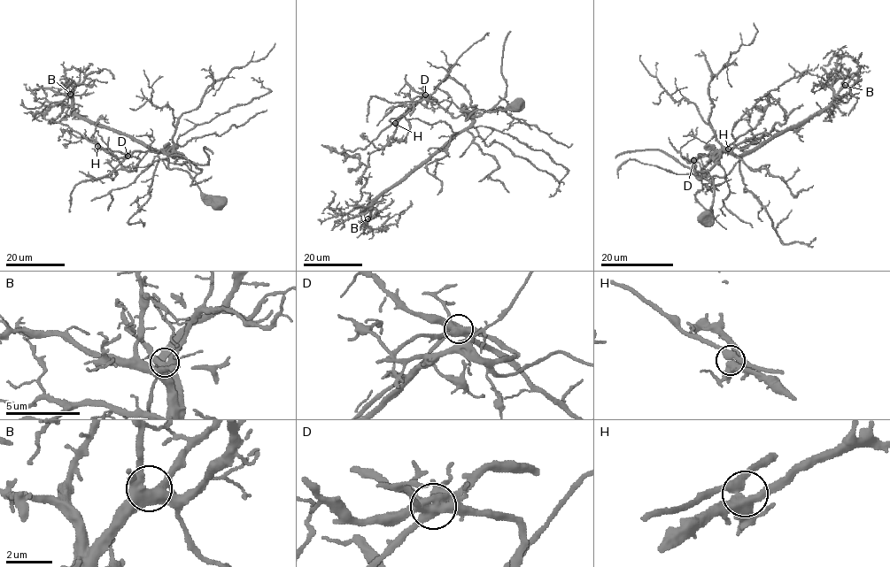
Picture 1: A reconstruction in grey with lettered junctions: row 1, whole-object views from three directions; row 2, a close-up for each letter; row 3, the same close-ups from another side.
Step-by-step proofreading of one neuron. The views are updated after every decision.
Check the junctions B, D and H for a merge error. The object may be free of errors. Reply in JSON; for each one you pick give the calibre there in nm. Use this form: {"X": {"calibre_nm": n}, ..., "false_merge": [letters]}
{"D": {"calibre_nm": 480}, "false_merge": ["D"]}

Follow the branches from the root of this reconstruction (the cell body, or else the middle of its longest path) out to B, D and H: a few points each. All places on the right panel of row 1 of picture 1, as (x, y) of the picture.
B: (705, 219), (711, 211), (712, 178), (724, 175), (717, 161), (720, 150), (747, 154), (816, 116), (845, 85)
D: (705, 219), (711, 211), (712, 178), (723, 177), (724, 169), (717, 161), (721, 155), (700, 155), (693, 161)
H: (705, 219), (711, 211), (712, 178), (723, 177), (724, 169), (717, 161), (721, 155), (693, 160), (728, 149)

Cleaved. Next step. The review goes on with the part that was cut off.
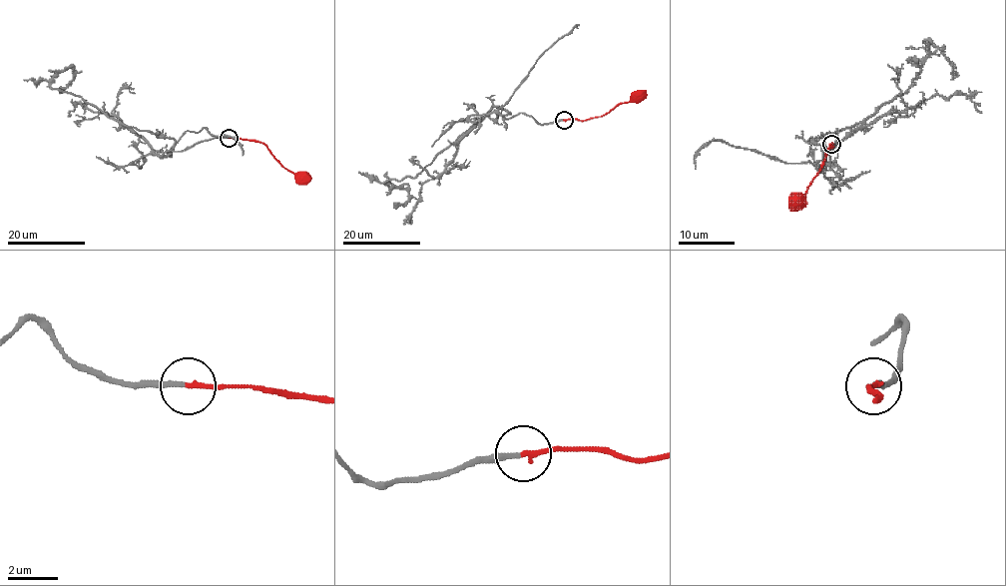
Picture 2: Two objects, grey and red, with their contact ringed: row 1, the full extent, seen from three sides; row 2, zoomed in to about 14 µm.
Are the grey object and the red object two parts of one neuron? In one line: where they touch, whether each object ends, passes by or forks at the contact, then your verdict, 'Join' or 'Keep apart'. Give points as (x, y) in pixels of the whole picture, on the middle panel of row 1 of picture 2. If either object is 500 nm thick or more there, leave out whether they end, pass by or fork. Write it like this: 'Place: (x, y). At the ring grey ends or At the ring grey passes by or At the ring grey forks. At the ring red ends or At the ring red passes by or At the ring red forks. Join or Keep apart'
Place: (564, 120). At the ring grey ends. At the ring red ends. Join

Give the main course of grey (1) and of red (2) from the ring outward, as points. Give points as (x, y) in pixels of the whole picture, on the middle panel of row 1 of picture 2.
1: (563, 119), (539, 124), (521, 113), (486, 115), (414, 178), (385, 183), (408, 193), (393, 208)
2: (564, 119), (596, 117), (621, 104), (638, 100), (640, 95)

